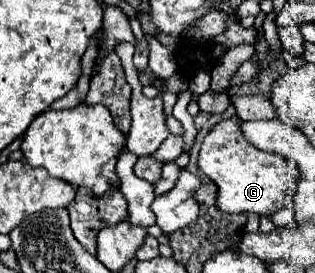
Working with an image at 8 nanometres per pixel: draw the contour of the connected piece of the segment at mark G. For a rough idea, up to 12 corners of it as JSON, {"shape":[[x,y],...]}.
{"shape":[[237,115],[203,141],[217,209],[293,207],[297,163],[253,147]]}

